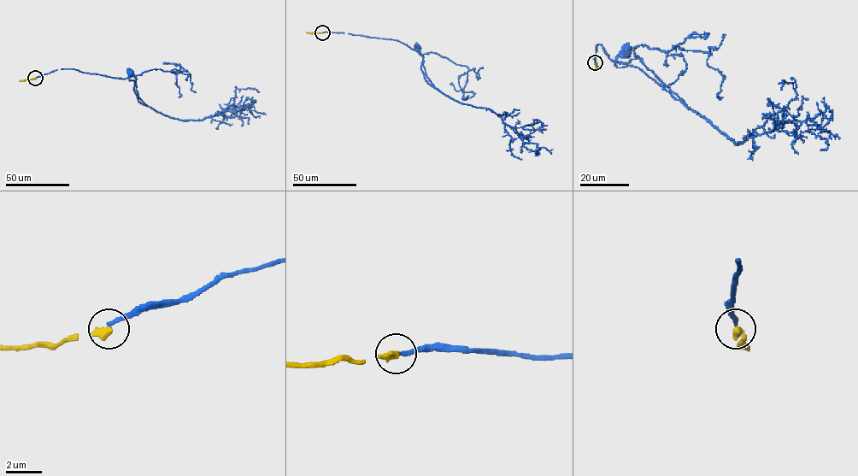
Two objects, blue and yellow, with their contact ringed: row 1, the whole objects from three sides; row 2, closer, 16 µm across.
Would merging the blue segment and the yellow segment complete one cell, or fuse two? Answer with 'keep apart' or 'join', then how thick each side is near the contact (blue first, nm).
keep apart; calibres 220 and 400 nm

